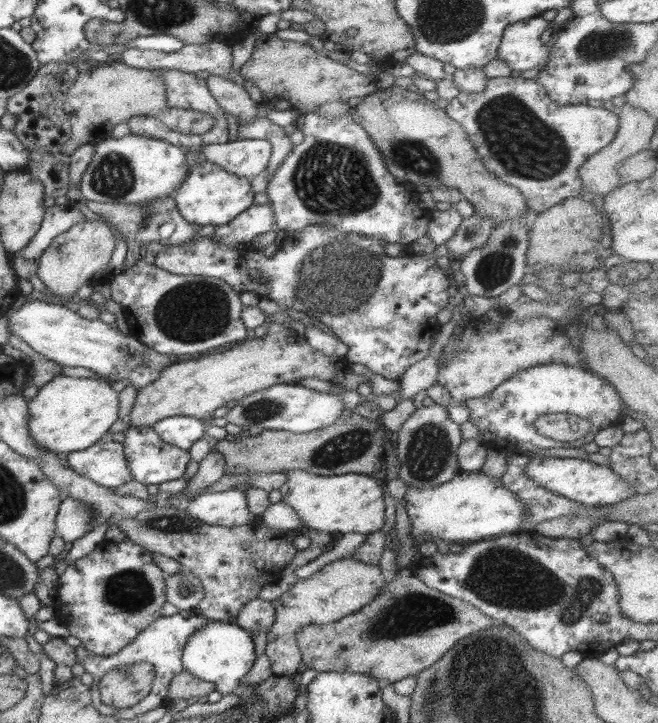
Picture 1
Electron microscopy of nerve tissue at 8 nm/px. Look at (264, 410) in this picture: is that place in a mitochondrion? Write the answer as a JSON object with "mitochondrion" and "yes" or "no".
{"mitochondrion":"yes"}

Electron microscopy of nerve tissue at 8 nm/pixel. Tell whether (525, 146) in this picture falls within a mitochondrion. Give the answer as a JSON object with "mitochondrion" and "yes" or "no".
{"mitochondrion":"yes"}

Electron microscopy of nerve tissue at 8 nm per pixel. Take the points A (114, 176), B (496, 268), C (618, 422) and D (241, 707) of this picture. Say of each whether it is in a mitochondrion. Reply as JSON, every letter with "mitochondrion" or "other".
{"A":"mitochondrion","B":"mitochondrion","C":"other","D":"other"}

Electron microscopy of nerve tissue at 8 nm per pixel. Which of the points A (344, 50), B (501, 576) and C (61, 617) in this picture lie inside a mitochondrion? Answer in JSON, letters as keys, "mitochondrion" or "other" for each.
{"A":"other","B":"mitochondrion","C":"other"}

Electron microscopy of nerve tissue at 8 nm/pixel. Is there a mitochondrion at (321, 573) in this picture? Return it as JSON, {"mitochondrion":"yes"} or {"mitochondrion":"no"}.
{"mitochondrion":"no"}

